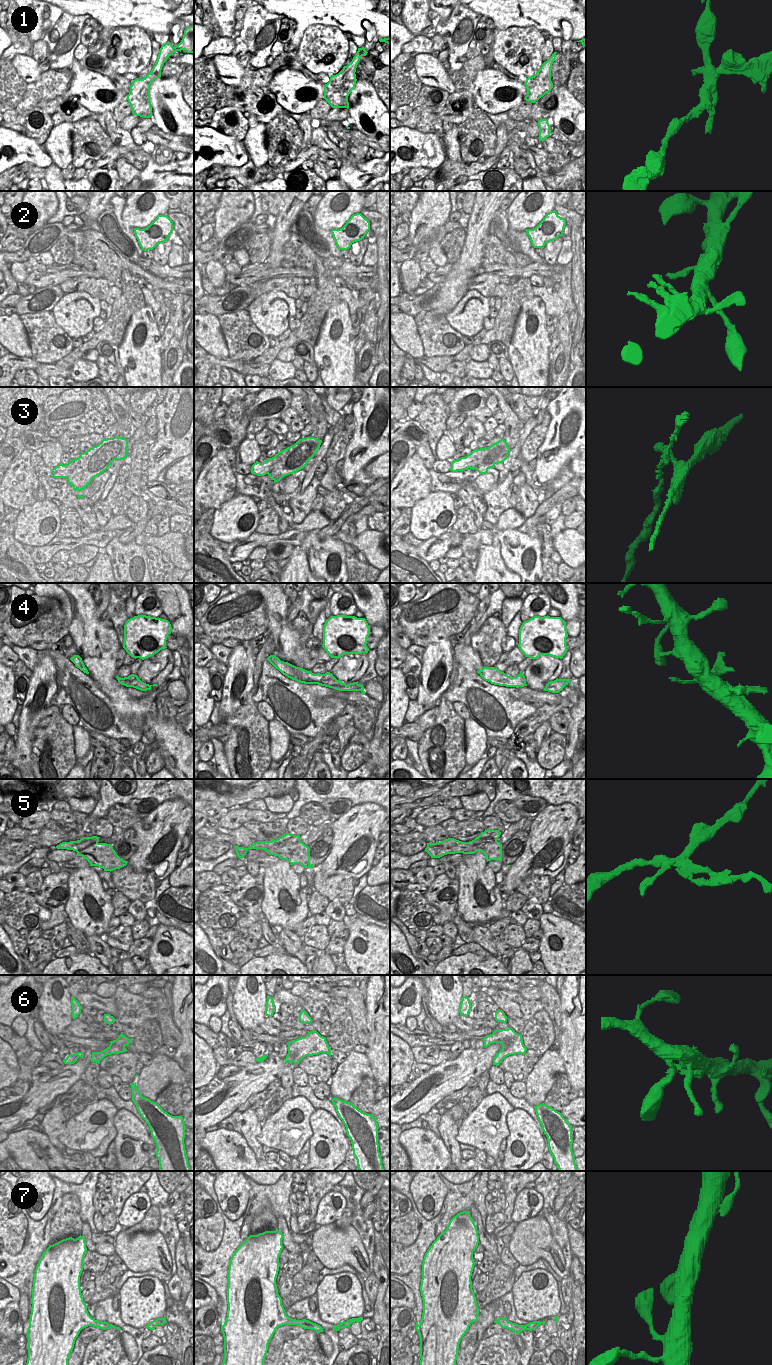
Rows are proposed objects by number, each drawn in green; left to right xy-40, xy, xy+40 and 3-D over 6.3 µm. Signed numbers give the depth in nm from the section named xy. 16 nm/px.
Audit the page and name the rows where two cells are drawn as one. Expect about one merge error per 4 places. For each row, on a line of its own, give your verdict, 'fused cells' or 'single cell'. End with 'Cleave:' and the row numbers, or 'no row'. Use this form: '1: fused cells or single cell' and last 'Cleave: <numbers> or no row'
1: single cell
2: single cell
3: fused cells
4: single cell
5: fused cells
6: single cell
7: single cell
Cleave: 3, 5

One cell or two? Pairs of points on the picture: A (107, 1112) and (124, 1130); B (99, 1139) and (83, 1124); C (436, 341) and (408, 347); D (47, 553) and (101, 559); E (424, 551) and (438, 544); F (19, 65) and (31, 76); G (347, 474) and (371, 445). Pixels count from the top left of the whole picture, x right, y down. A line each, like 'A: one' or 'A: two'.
A: two
B: one
C: two
D: two
E: one
F: one
G: one

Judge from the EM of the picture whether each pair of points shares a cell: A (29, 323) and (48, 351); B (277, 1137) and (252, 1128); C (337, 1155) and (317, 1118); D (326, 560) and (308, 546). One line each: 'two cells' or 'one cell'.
A: one cell
B: two cells
C: one cell
D: one cell

